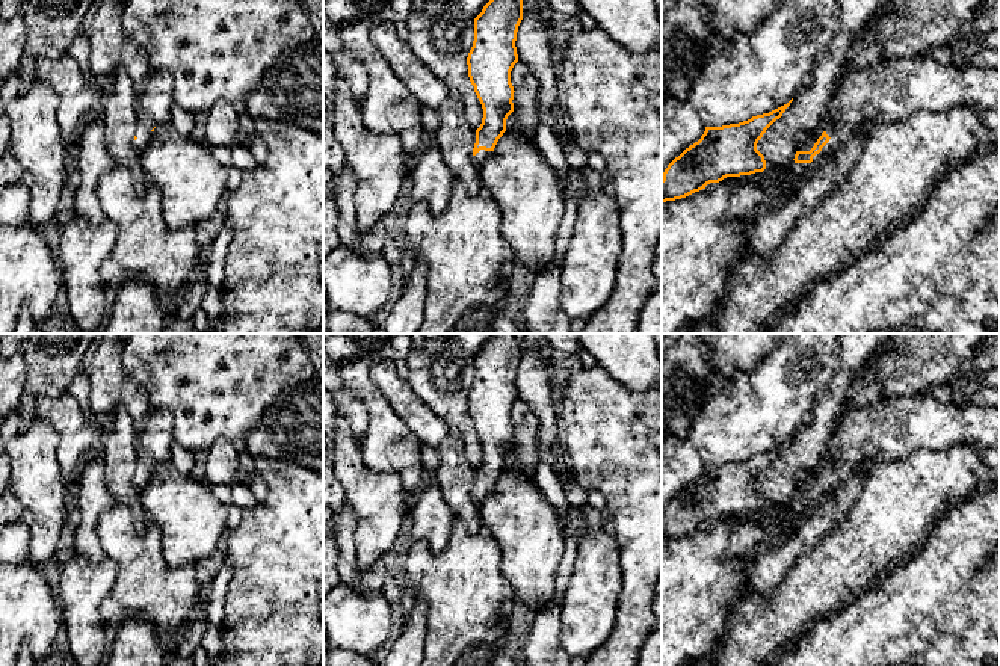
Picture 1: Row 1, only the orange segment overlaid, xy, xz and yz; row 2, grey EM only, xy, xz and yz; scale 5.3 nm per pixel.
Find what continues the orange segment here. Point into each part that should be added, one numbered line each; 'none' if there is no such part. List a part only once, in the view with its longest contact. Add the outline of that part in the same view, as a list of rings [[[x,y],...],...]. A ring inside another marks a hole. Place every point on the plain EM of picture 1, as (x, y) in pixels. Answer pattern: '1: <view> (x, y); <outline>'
1: yz (890, 429); [[[931,396],[881,400],[875,405],[863,403],[840,420],[840,426],[829,439],[828,455],[834,455],[838,465],[826,470],[831,476],[813,500],[835,488],[858,467],[867,470],[875,462],[906,458],[918,449],[946,450],[953,444],[976,444],[982,450],[1000,444],[1000,408],[997,406],[953,406]]]

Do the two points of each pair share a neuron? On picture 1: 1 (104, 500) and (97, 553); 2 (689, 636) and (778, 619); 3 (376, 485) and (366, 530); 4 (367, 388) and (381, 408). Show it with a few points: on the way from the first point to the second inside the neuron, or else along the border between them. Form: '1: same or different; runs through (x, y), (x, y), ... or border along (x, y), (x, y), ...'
1: same; runs through (91, 514), (89, 539)
2: different; border along (742, 600), (730, 613), (725, 633), (712, 650)
3: same; runs through (376, 496), (376, 520)
4: same; runs through (367, 393), (376, 403)

